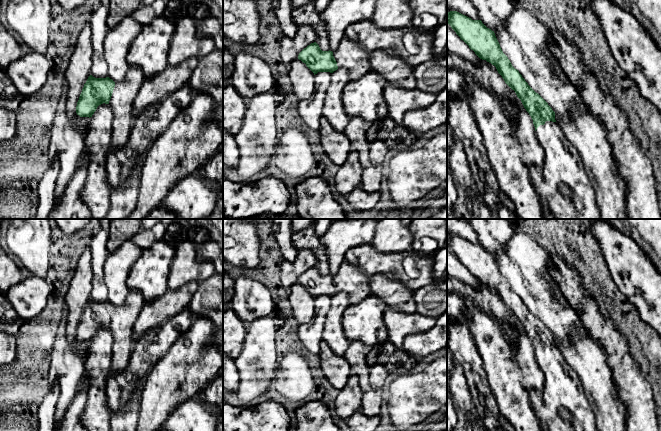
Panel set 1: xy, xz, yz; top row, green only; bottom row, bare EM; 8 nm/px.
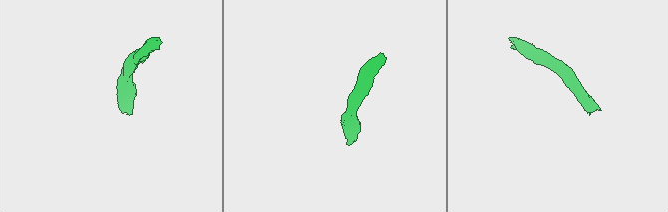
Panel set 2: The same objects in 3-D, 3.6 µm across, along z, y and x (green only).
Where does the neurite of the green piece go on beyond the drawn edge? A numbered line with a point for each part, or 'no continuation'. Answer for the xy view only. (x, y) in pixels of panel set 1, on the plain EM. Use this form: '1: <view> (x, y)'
1: xy (121, 326)

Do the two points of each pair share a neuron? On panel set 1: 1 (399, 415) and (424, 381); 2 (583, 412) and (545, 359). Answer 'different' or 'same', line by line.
1: same
2: same

